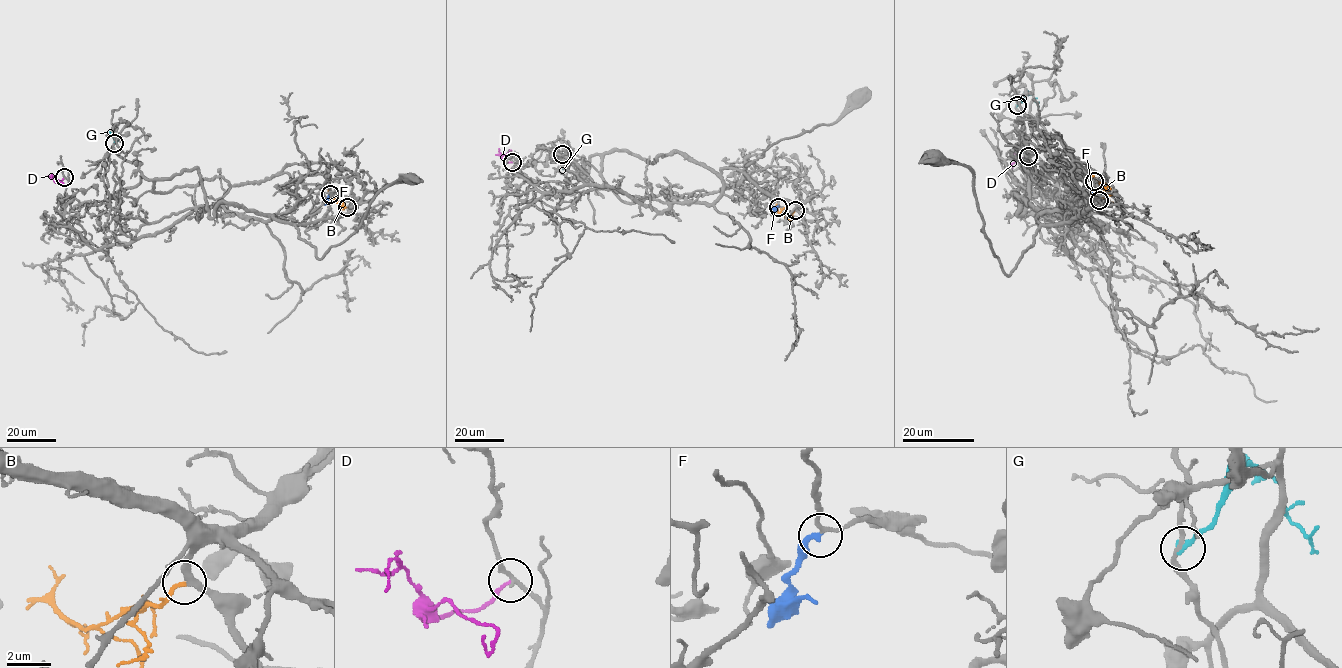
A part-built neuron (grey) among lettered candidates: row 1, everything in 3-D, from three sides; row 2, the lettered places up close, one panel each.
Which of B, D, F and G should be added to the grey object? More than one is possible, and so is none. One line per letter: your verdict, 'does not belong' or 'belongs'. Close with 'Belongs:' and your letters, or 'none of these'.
B: does not belong
D: does not belong
F: belongs
G: does not belong
Belongs: F

